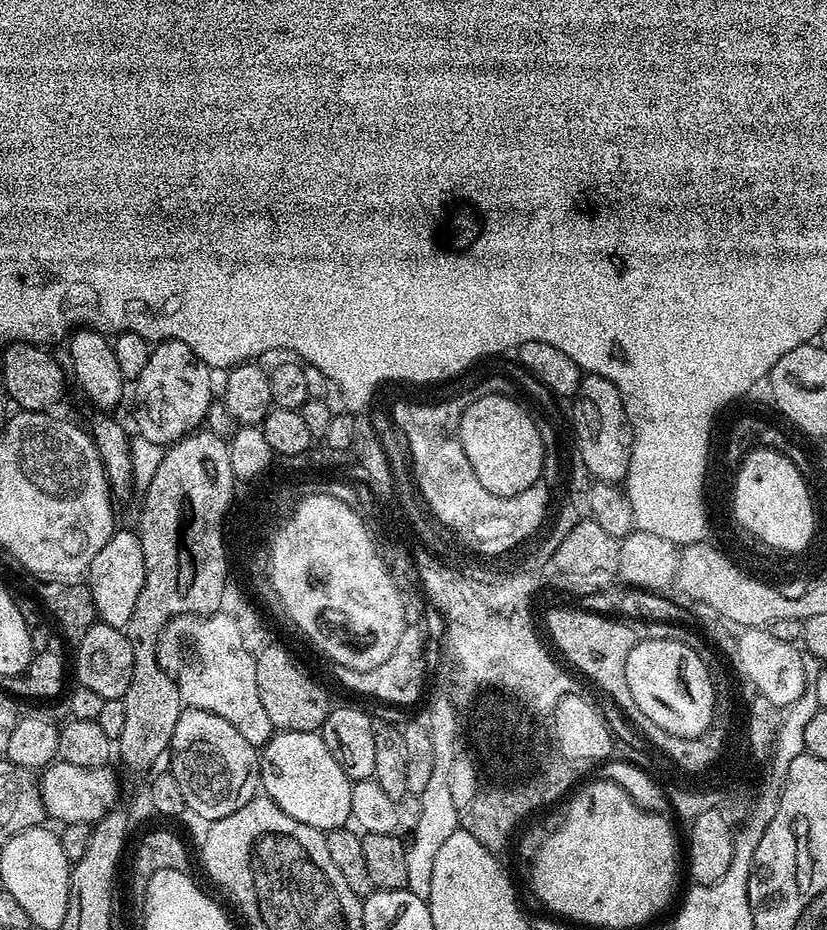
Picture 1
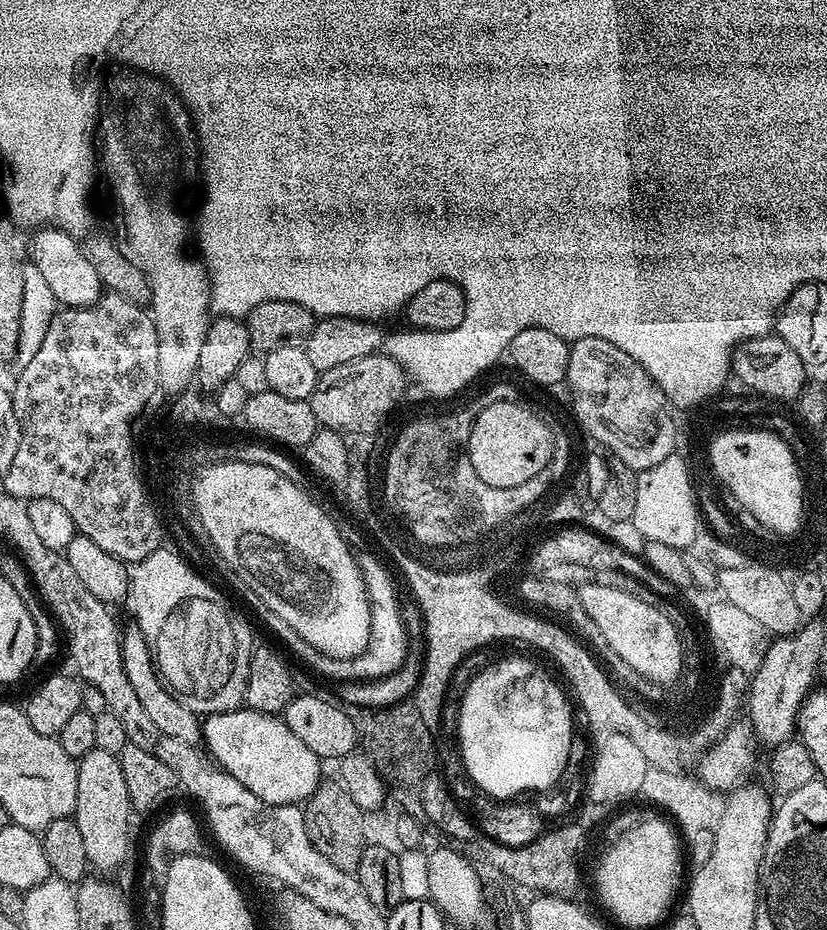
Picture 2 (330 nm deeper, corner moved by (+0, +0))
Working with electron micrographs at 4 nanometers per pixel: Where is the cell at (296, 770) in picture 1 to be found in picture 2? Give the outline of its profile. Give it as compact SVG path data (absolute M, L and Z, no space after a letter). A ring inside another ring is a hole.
M241 706L233 712L213 712L202 720L202 744L207 755L224 771L229 772L262 802L295 804L308 799L322 782L322 761L294 735L279 715L256 712Z

